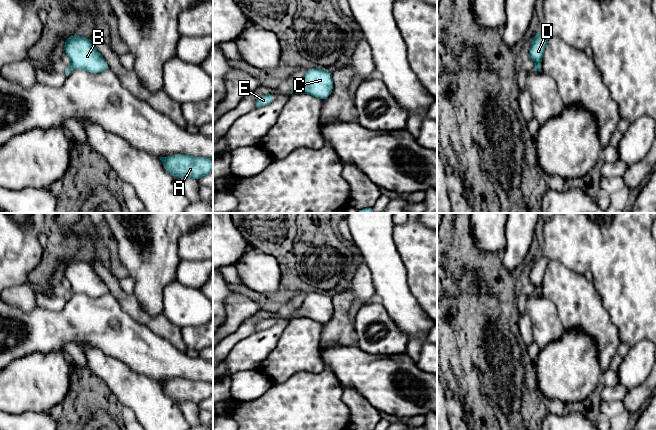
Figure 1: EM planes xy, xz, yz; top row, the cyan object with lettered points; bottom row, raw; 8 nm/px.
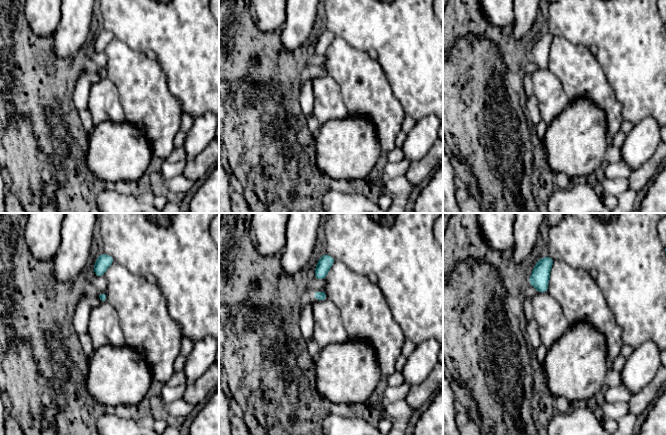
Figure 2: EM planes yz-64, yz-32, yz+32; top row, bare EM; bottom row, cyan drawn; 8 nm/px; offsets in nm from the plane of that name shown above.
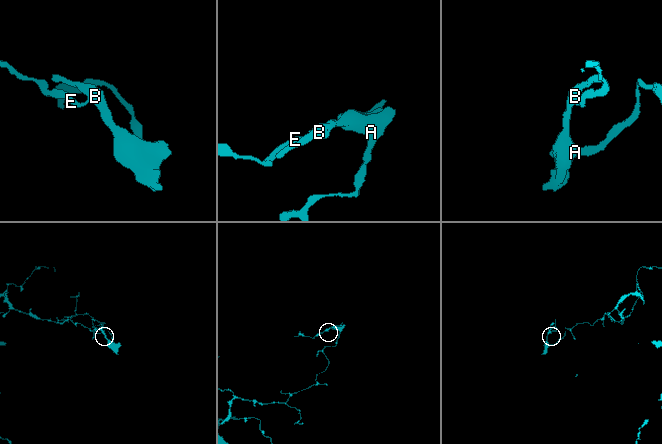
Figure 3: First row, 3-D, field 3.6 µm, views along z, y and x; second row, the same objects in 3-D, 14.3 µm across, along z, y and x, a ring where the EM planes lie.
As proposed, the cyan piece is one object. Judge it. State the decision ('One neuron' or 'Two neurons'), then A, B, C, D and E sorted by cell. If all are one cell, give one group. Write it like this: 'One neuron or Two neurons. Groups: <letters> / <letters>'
Two neurons. Groups: A B C D / E

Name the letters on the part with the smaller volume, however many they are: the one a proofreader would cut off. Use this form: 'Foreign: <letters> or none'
Foreign: E

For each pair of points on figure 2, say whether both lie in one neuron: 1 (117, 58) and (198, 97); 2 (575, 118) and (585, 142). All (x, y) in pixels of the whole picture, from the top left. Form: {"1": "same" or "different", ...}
{"1": "different", "2": "same"}

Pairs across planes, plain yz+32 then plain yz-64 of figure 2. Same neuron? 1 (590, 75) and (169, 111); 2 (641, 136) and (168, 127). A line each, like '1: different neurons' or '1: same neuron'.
1: same neuron
2: different neurons

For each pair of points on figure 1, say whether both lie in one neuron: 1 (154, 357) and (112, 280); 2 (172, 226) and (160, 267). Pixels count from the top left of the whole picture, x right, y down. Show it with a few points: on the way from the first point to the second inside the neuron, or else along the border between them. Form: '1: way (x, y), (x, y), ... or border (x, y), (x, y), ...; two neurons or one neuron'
1: border (117, 301), (124, 311), (152, 332); two neurons
2: way (164, 236), (160, 240), (160, 257); one neuron

